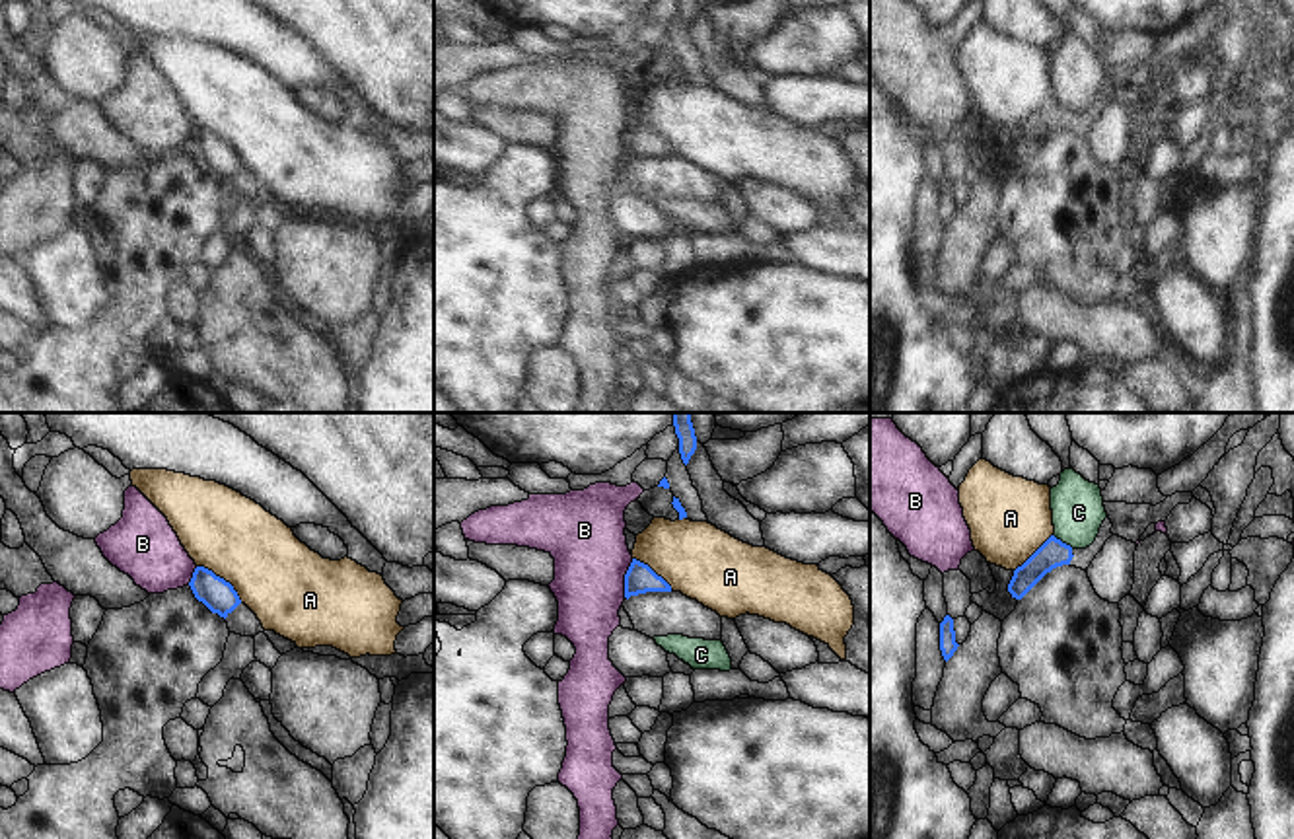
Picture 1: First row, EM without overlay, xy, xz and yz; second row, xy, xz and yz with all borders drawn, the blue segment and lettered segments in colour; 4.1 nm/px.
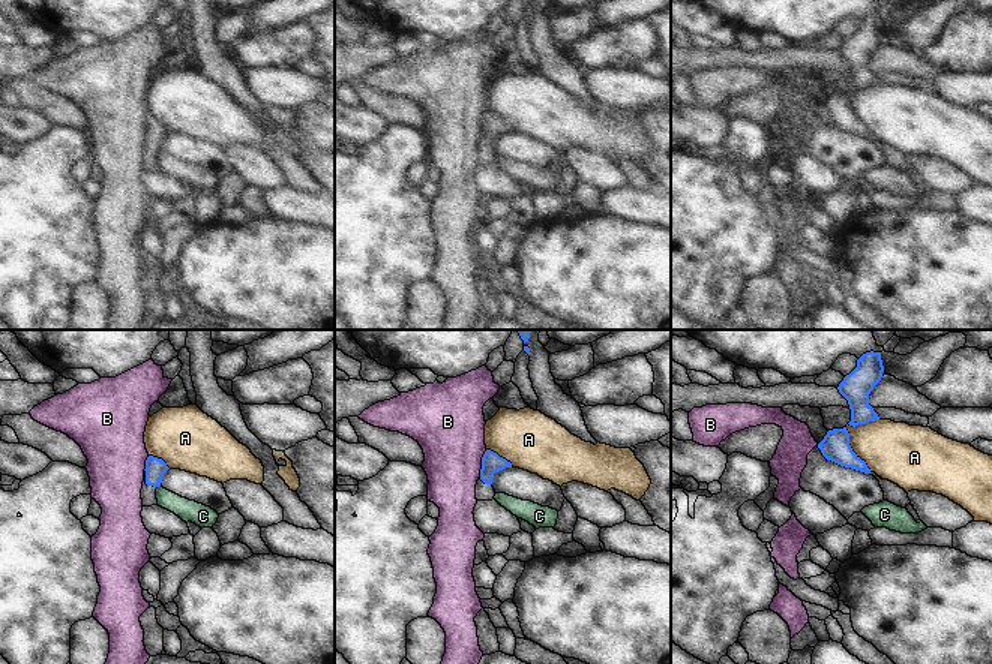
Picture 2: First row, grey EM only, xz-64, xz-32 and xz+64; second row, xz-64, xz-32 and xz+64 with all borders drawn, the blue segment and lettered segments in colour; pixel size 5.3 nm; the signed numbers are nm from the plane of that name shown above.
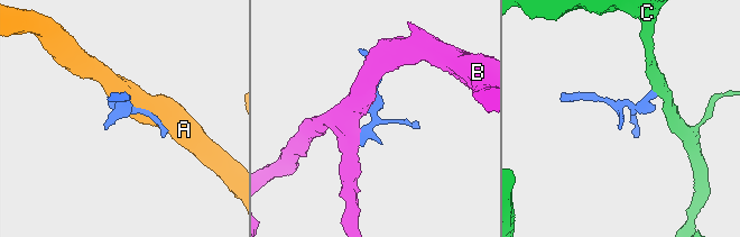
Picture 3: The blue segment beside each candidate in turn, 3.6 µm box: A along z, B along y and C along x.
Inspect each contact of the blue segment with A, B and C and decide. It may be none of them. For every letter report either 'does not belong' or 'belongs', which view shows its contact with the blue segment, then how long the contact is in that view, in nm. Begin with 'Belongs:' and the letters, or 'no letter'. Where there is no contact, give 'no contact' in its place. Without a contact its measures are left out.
Belongs: no letter
A: does not belong; meets blue in xy; contact 240 nm long
B: does not belong; meets blue in xz; contact 170 nm long
C: does not belong; meets blue in yz; contact 110 nm long

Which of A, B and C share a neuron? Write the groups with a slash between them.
A / B / C

